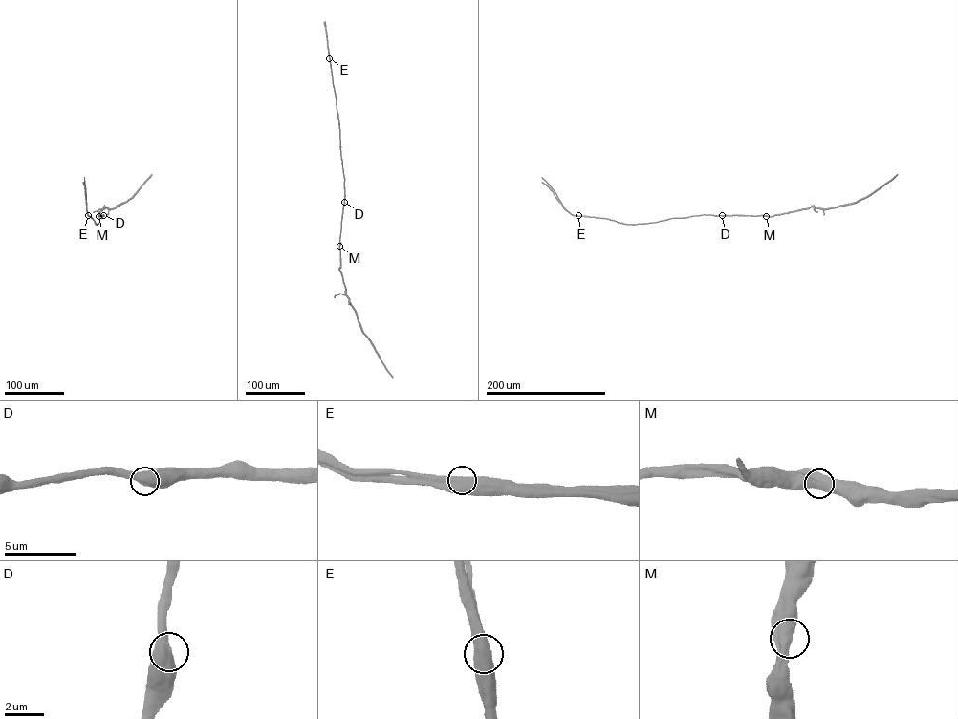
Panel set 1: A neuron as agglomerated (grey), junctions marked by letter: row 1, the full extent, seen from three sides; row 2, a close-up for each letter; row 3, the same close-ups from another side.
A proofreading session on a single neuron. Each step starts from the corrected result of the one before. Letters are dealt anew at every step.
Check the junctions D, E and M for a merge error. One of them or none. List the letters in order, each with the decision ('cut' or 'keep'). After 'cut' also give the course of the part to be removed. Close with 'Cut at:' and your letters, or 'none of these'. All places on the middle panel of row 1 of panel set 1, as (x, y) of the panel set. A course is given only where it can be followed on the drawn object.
D: keep
E: cut; course (329, 58), (325, 22)
M: keep
Cut at: E

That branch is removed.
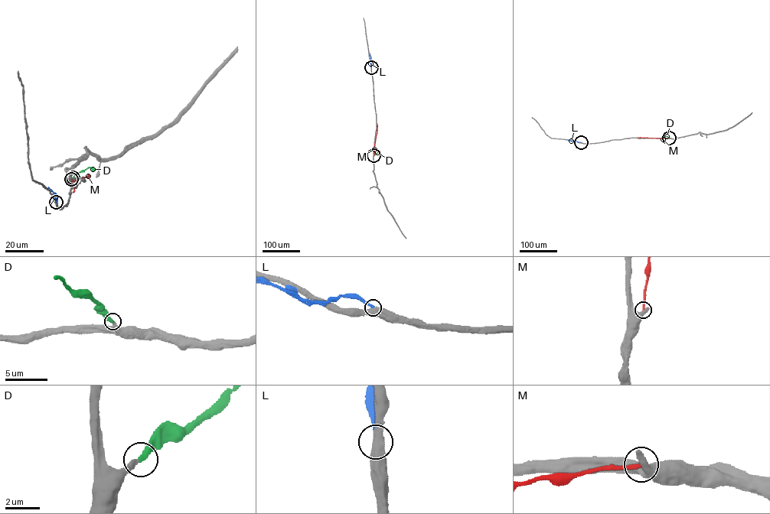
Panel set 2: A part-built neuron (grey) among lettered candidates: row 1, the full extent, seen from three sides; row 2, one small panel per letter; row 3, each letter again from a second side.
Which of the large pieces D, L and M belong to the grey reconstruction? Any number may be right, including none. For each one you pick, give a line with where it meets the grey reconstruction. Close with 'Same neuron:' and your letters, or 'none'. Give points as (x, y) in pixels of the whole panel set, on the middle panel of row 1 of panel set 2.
D: (374, 155)
Same neuron: D

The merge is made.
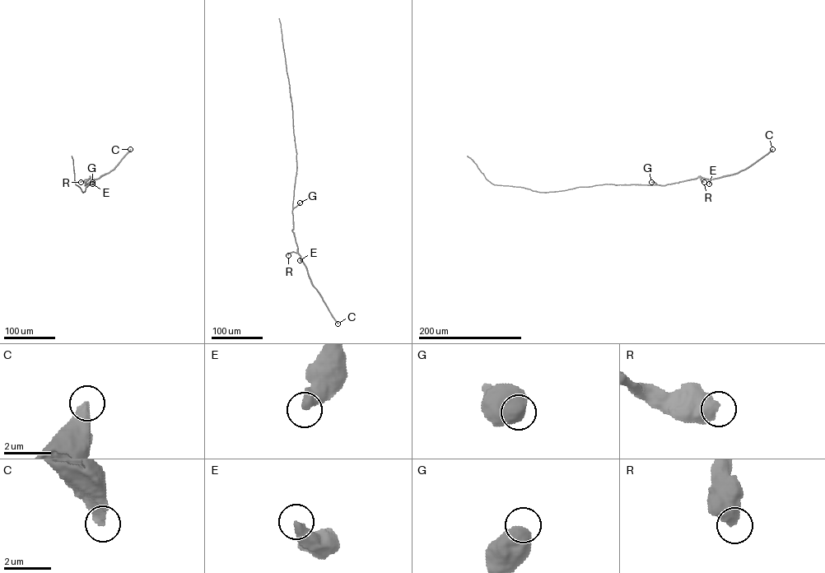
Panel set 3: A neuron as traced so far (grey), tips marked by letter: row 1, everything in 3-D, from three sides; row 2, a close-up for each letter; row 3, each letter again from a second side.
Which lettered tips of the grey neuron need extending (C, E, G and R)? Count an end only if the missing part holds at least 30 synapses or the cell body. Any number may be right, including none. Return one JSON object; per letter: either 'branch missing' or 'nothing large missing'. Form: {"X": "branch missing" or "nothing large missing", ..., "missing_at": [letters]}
{"C": "nothing large missing", "E": "nothing large missing", "G": "nothing large missing", "R": "nothing large missing", "missing_at": []}

